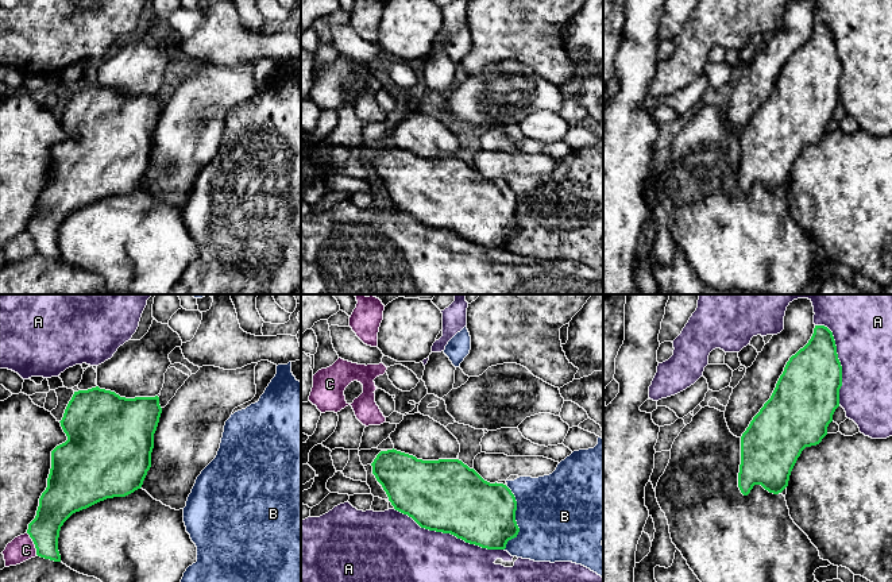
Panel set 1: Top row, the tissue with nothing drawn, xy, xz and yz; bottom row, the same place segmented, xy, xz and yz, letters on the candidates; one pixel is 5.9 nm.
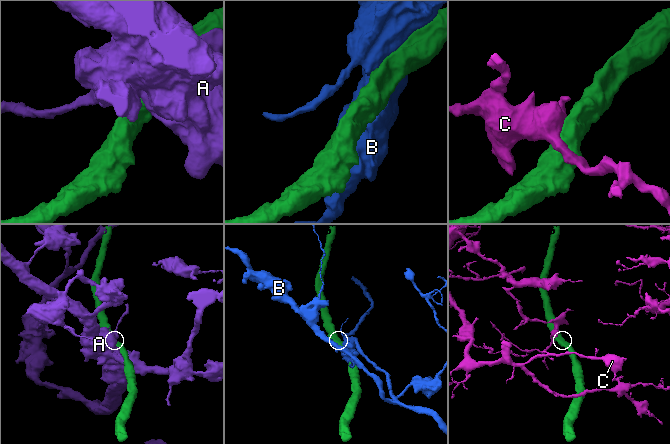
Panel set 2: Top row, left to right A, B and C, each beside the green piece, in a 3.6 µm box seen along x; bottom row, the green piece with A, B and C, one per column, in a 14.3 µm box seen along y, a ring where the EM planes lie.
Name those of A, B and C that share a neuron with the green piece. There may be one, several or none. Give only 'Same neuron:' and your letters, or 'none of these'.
Same neuron: none of these

